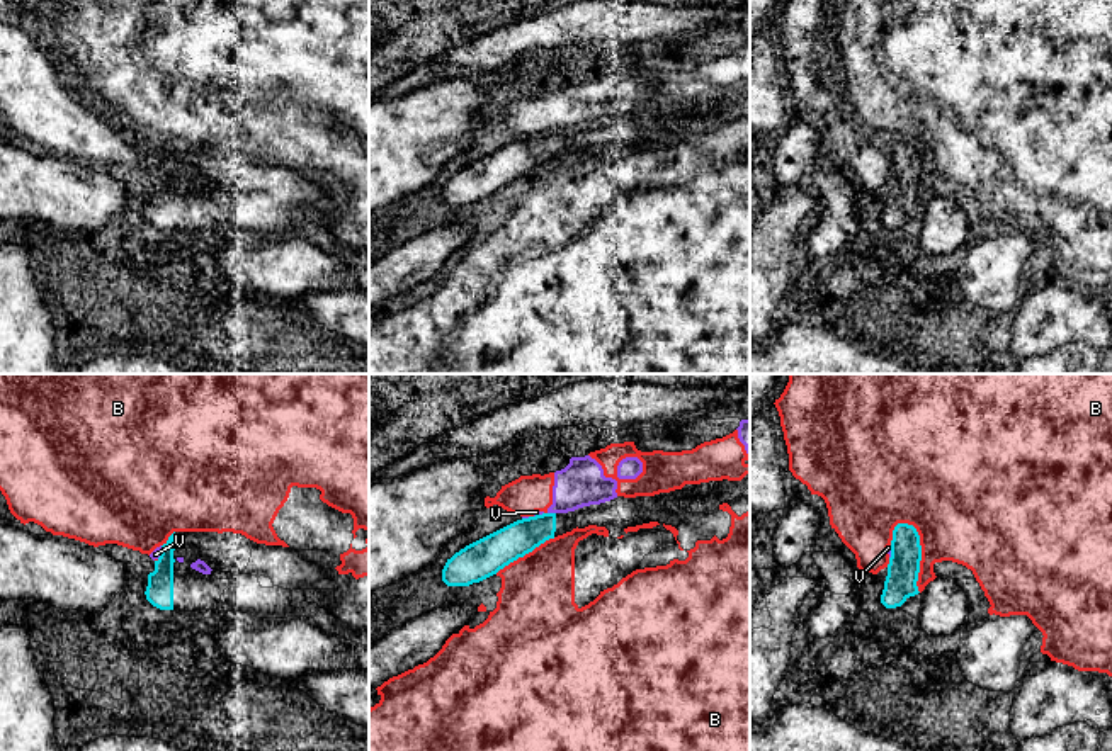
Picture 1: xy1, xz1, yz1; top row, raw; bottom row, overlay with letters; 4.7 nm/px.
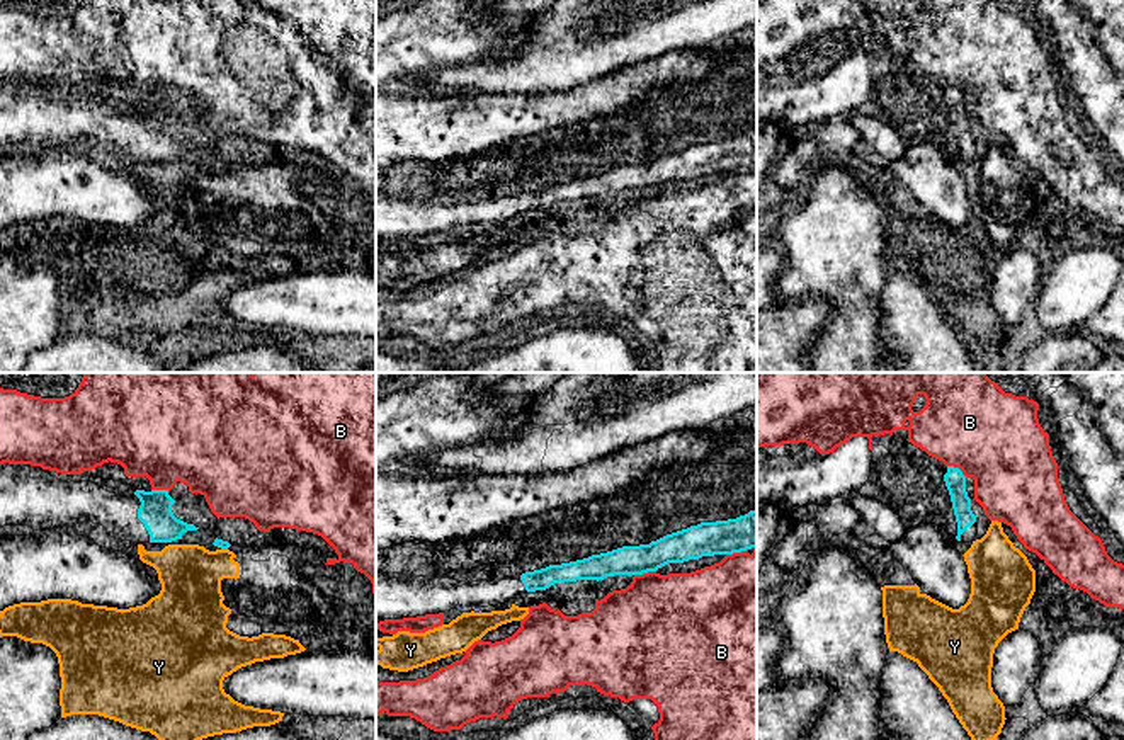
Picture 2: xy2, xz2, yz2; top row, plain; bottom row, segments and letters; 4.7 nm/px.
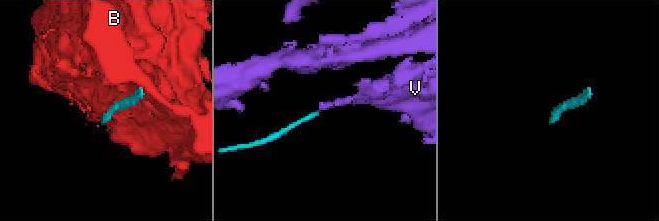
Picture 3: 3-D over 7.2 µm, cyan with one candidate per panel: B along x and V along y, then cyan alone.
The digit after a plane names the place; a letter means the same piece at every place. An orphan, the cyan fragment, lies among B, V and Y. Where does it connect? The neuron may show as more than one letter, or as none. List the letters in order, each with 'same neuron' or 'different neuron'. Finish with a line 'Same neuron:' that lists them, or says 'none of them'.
B: different neuron
V: different neuron
Y: different neuron
Same neuron: none of them

